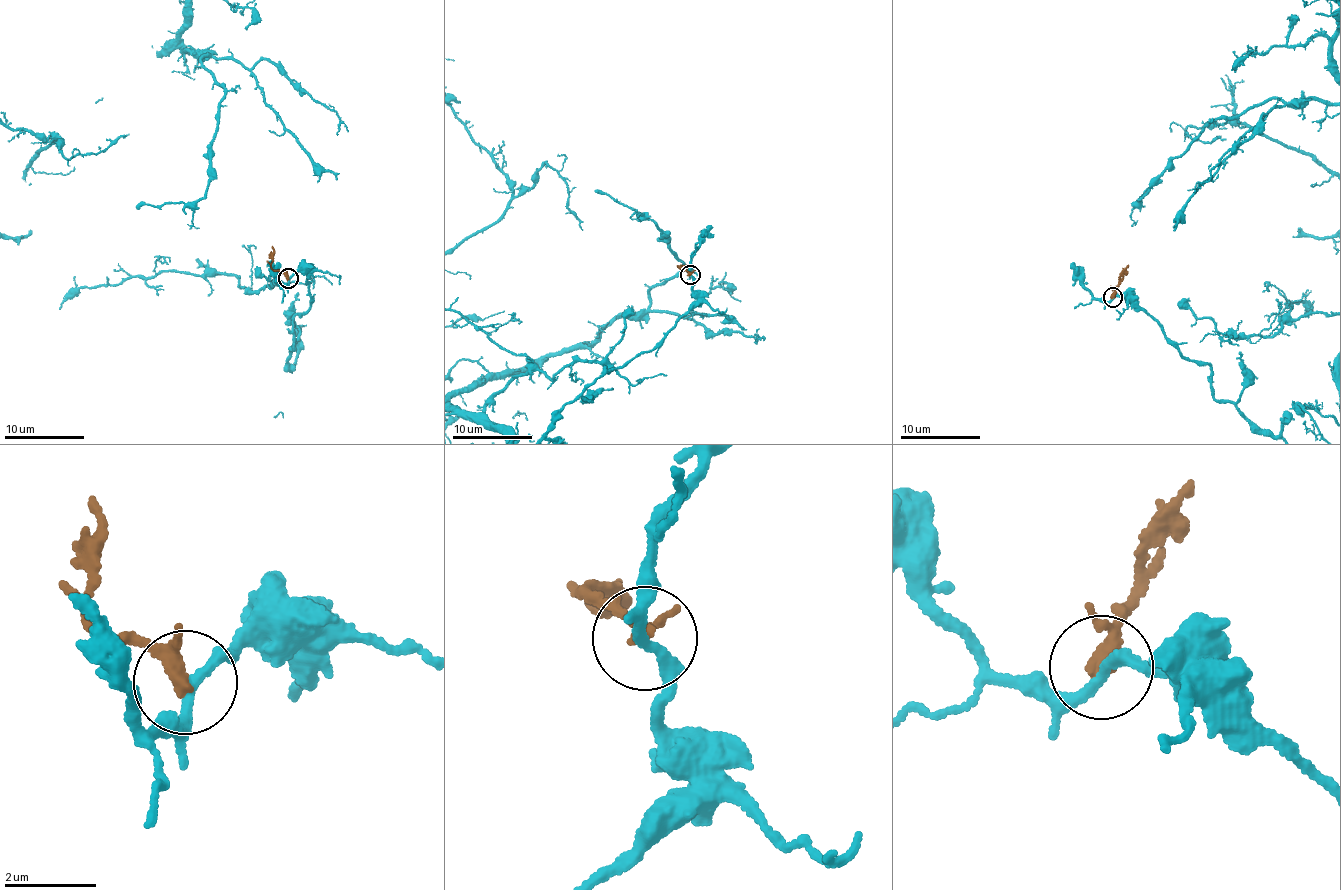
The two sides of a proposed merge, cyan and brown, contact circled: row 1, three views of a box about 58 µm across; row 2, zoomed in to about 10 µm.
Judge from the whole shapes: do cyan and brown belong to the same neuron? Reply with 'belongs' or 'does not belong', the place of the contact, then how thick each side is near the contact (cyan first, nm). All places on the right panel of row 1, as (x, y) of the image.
does not belong | (1113, 297) | 200/260 nm

